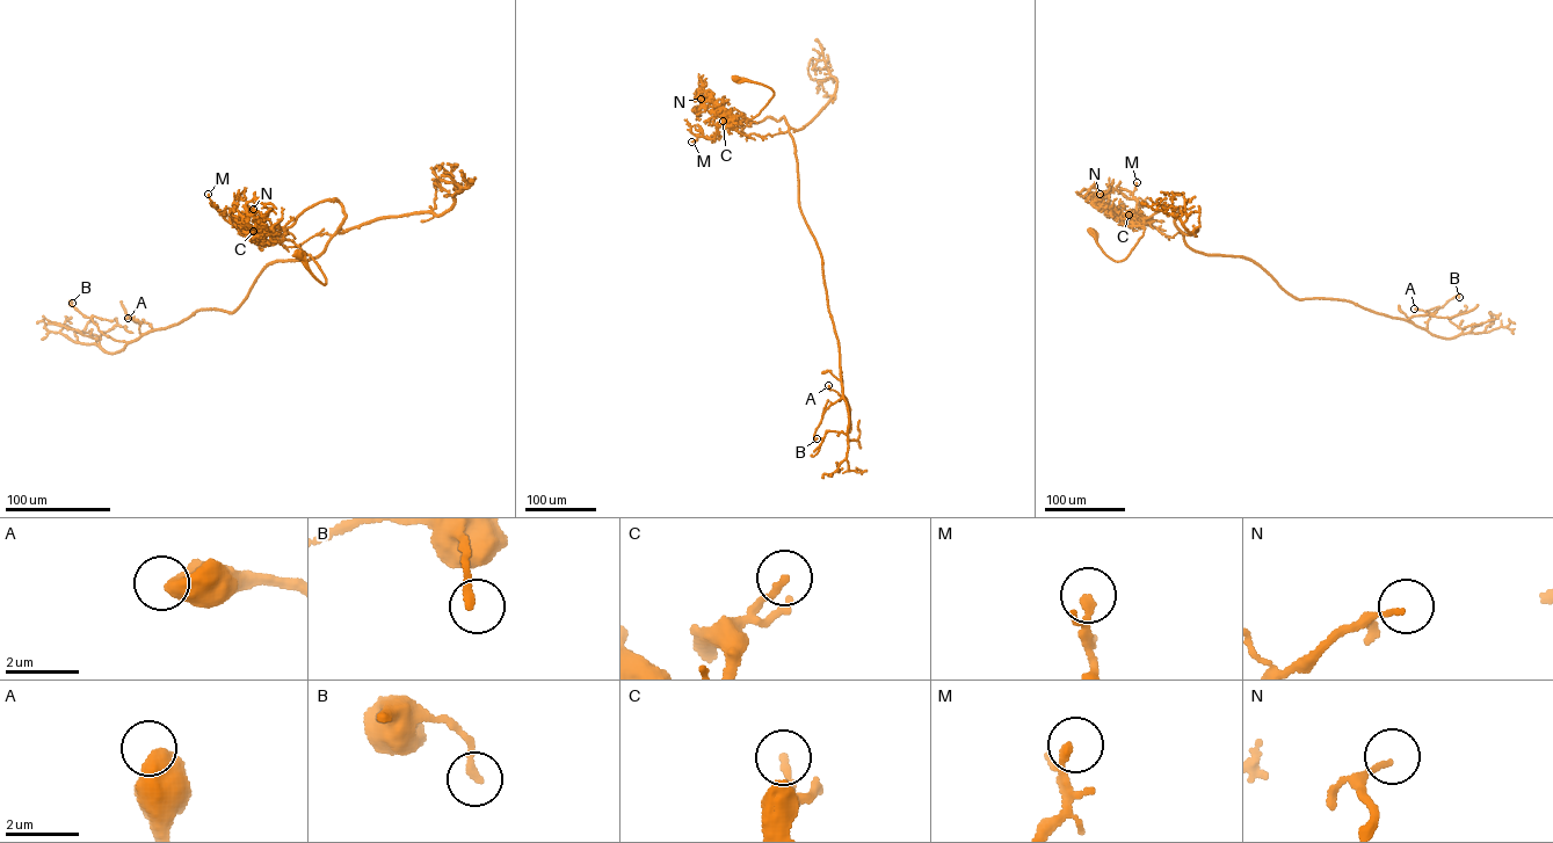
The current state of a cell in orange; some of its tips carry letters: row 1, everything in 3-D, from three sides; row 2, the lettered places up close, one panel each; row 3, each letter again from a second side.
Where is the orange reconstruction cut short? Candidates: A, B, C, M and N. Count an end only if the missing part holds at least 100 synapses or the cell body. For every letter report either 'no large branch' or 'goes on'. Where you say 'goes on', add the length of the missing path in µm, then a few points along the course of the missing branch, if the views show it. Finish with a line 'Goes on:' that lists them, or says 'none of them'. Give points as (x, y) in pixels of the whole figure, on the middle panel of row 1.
A: no large branch
B: no large branch
C: no large branch
M: no large branch
N: no large branch
Goes on: none of them

